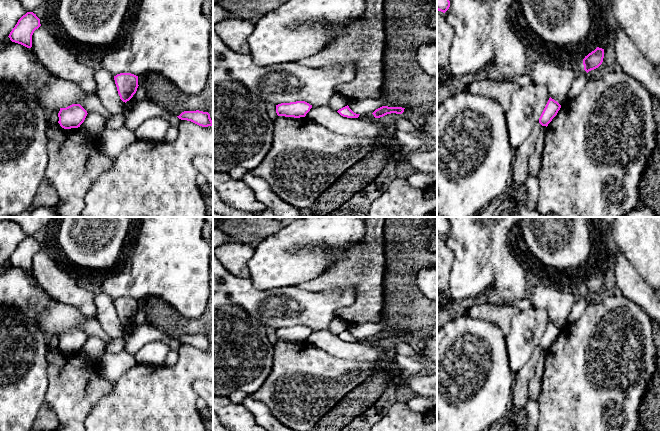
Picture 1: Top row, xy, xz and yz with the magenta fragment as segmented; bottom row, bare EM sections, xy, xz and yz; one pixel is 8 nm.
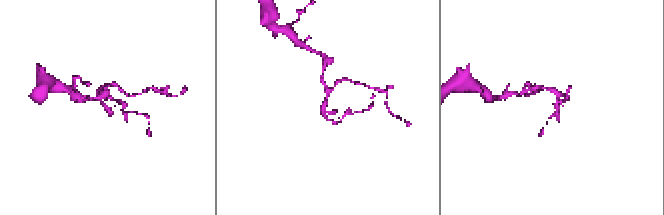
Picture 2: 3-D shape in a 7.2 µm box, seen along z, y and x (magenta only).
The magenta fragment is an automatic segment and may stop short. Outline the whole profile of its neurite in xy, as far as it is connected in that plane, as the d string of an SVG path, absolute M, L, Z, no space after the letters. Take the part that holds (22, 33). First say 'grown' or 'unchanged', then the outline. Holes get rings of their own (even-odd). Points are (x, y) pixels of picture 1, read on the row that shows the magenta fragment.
unchanged; M27 12L18 20L8 37L12 42L31 48L32 35L40 26L40 19L36 14L33 12Z

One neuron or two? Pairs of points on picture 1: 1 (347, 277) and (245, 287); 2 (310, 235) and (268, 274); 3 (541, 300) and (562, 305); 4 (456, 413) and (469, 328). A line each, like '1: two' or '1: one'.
1: two
2: one
3: one
4: one

